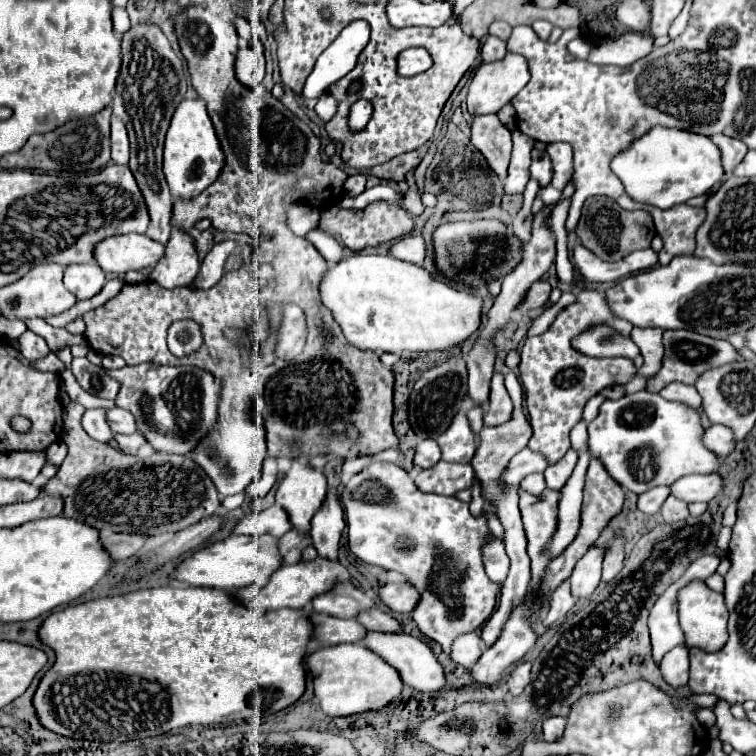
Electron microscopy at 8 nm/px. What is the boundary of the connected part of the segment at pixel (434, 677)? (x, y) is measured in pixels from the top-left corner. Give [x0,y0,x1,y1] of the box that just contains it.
[363,631,445,693]

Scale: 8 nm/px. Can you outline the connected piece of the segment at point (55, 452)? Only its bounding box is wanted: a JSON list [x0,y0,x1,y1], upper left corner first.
[45,441,67,465]

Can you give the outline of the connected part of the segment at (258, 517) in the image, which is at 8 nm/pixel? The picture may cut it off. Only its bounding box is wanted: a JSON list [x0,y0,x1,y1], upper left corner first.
[235,505,293,537]

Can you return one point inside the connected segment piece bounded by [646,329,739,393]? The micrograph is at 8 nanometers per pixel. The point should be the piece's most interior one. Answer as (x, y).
(686, 353)

